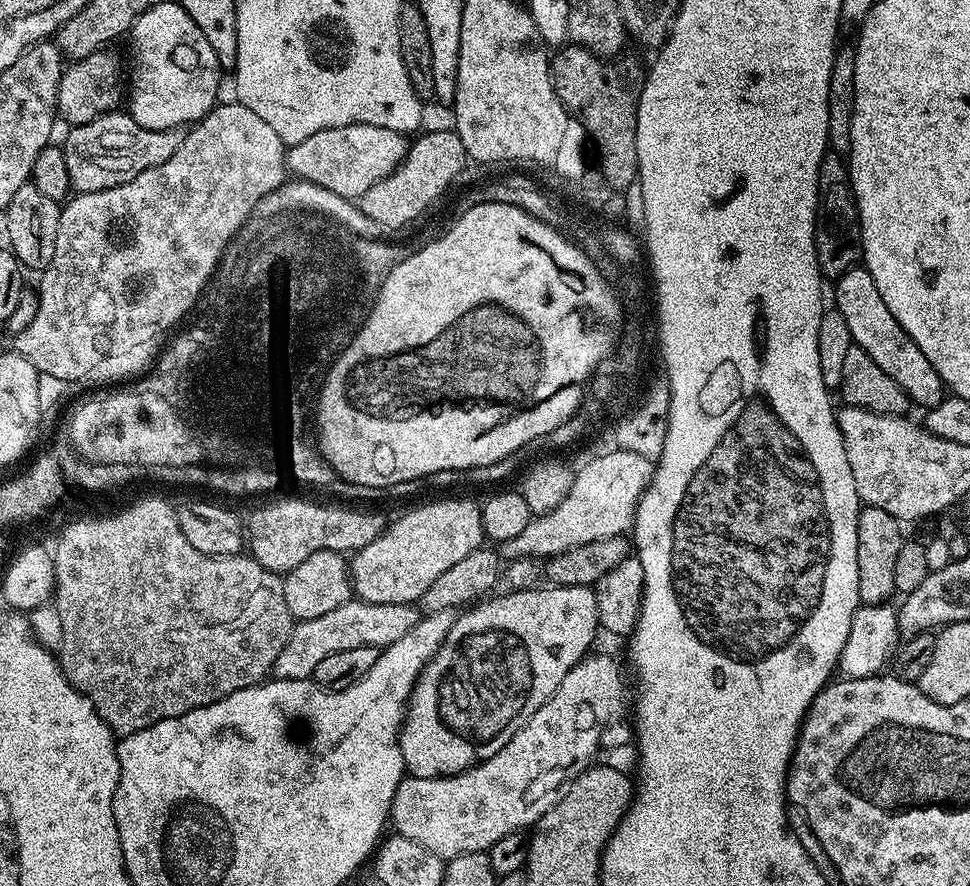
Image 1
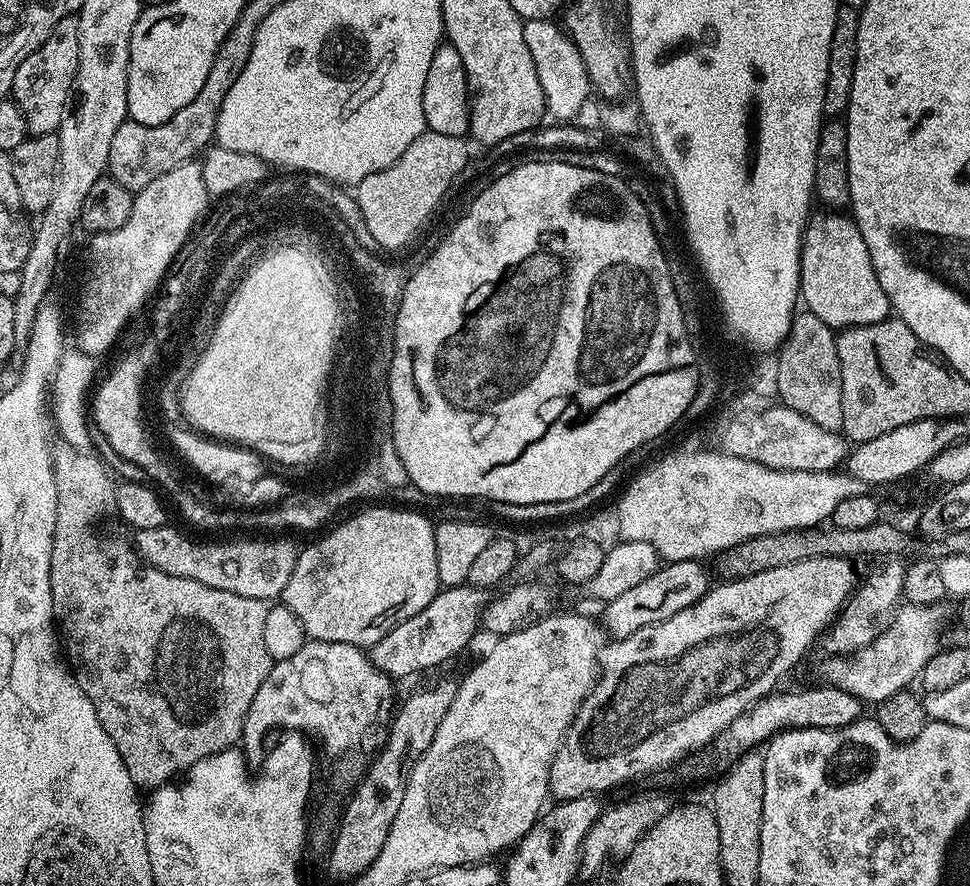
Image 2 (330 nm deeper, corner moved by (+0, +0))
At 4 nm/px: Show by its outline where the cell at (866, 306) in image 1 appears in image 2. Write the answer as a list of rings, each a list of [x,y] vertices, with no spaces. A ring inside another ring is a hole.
[[[824,210],[821,213],[821,216],[813,215],[809,219],[804,230],[804,244],[800,248],[799,295],[802,297],[803,307],[822,318],[822,322],[826,322],[834,330],[857,328],[889,319],[892,304],[886,298],[886,290],[882,290],[882,282],[878,282],[878,274],[874,274],[870,250],[866,250],[866,242],[855,219],[836,210]]]

